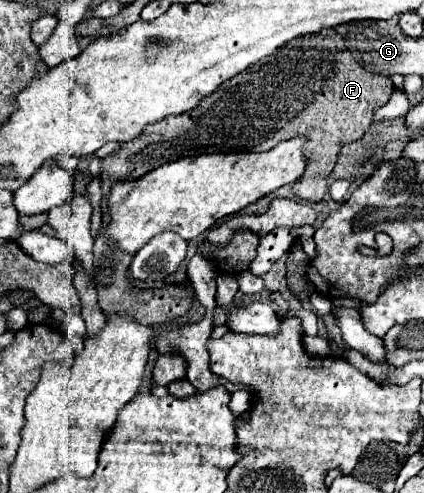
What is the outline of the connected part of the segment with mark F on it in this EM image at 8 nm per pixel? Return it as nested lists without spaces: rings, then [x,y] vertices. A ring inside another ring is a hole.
[[[335,29],[293,39],[277,55],[261,59],[249,71],[241,71],[237,79],[223,83],[209,99],[201,99],[189,115],[177,115],[145,127],[137,139],[123,143],[119,153],[107,157],[101,167],[103,227],[109,227],[111,221],[109,193],[115,181],[139,179],[147,171],[181,157],[273,149],[275,143],[297,135],[309,139],[309,163],[303,177],[293,185],[293,193],[307,201],[321,201],[327,193],[327,175],[335,167],[337,153],[343,145],[365,135],[373,123],[375,109],[387,105],[393,89],[395,85],[389,77],[369,75],[353,59]]]

